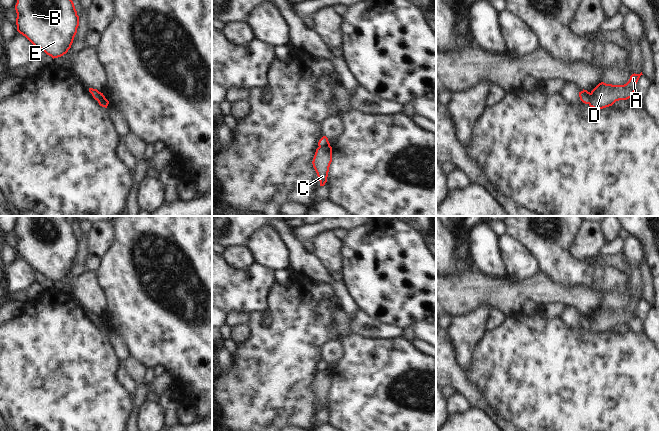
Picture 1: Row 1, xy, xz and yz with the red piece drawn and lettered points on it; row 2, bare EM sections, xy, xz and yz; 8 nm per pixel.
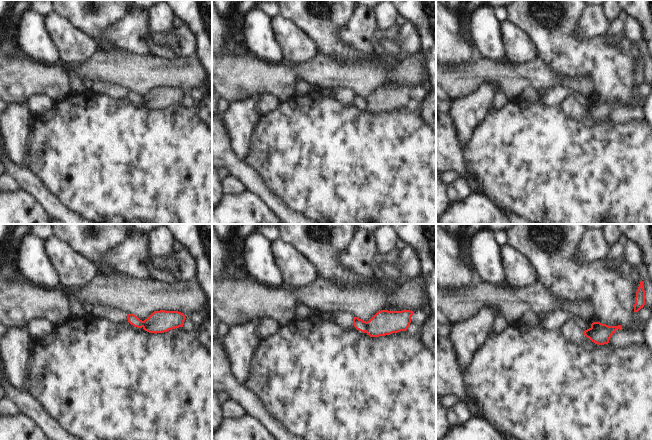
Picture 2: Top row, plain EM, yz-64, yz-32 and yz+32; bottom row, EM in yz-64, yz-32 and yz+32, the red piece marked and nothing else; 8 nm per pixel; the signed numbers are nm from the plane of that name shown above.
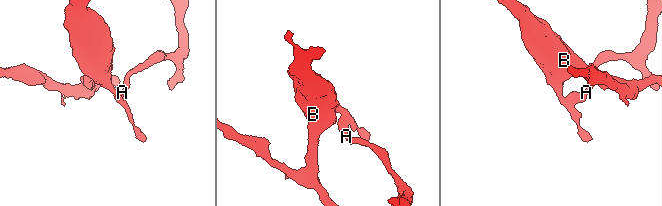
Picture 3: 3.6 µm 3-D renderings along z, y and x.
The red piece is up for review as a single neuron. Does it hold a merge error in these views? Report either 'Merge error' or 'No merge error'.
Merge error

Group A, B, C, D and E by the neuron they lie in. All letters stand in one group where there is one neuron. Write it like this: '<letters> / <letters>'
A C D / B E

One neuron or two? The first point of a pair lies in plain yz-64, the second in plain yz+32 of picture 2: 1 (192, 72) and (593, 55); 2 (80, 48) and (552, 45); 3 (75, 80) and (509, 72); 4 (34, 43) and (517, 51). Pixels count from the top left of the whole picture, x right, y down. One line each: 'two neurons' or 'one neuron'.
1: two neurons
2: two neurons
3: two neurons
4: two neurons

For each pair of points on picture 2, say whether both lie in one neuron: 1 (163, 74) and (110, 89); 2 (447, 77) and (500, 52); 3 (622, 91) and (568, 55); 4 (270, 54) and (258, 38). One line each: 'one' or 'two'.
1: two
2: two
3: one
4: one

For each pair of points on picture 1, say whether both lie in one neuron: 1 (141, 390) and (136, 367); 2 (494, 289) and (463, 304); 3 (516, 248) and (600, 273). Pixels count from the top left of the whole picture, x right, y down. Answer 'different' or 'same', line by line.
1: same
2: same
3: different

